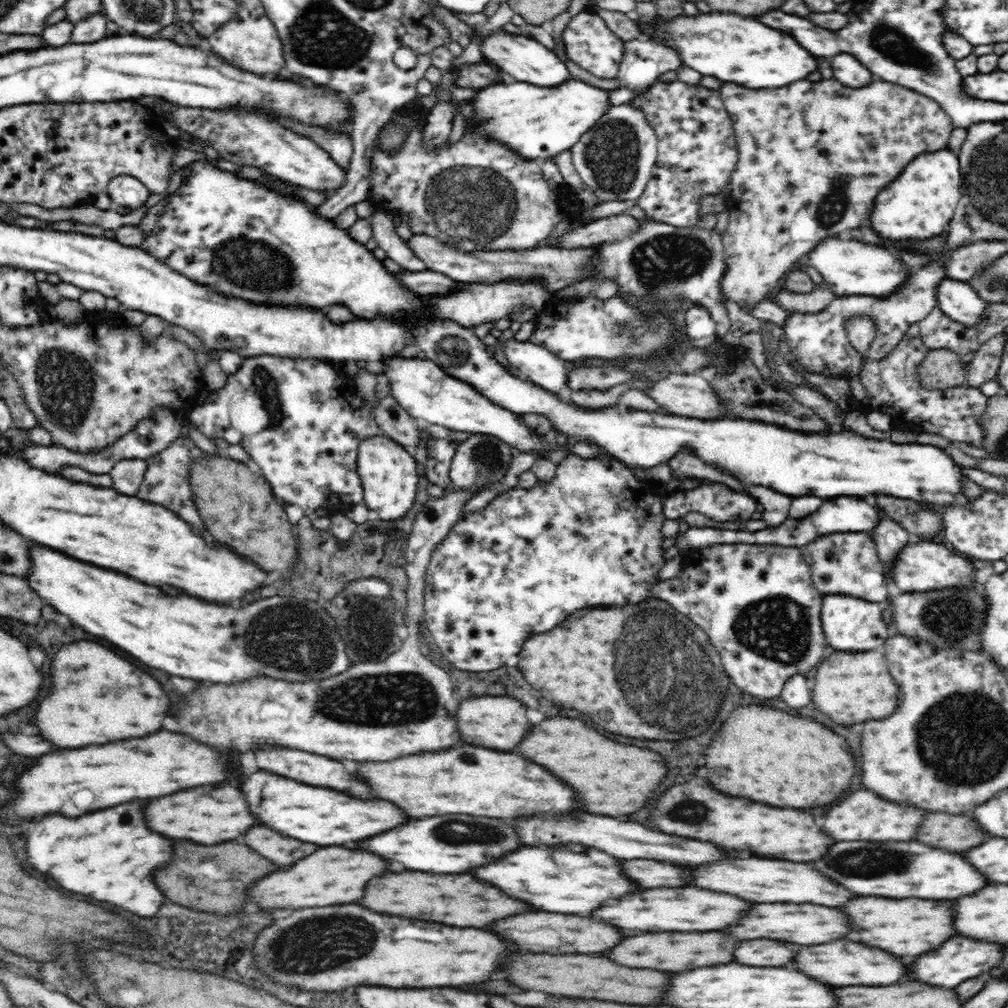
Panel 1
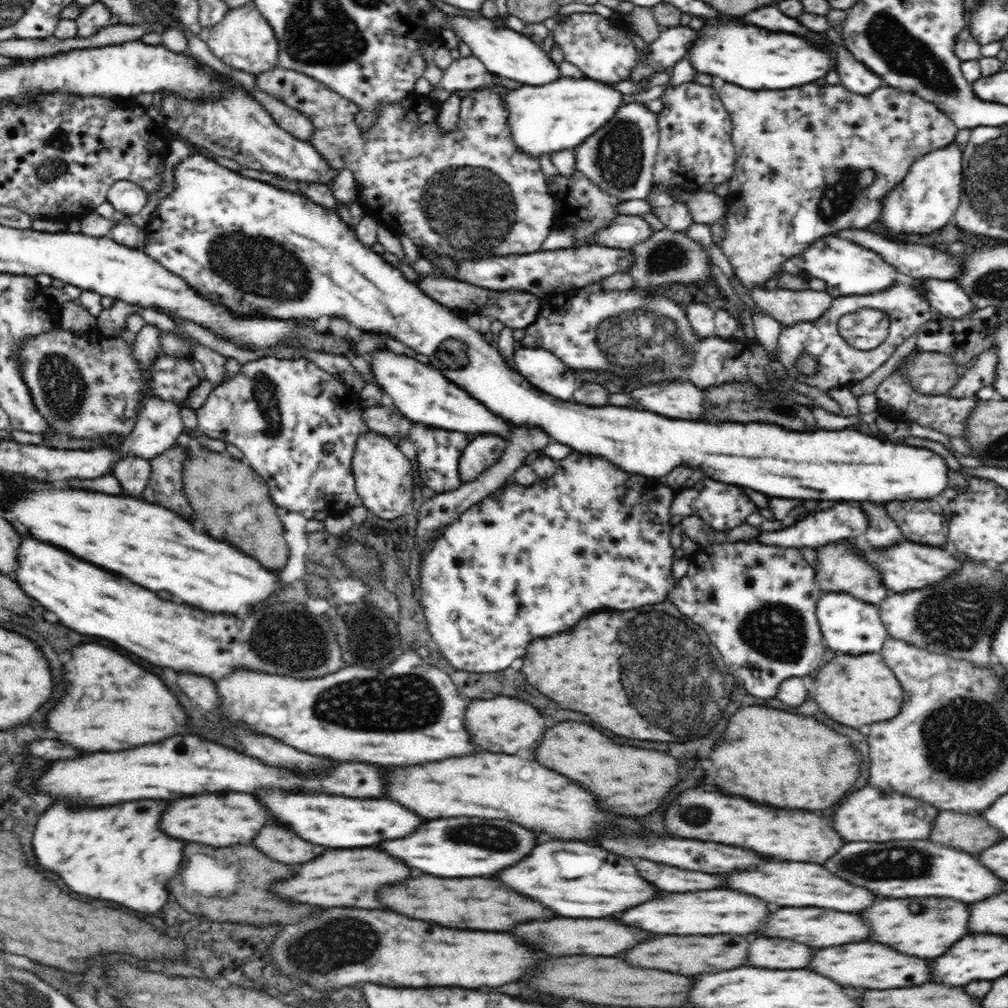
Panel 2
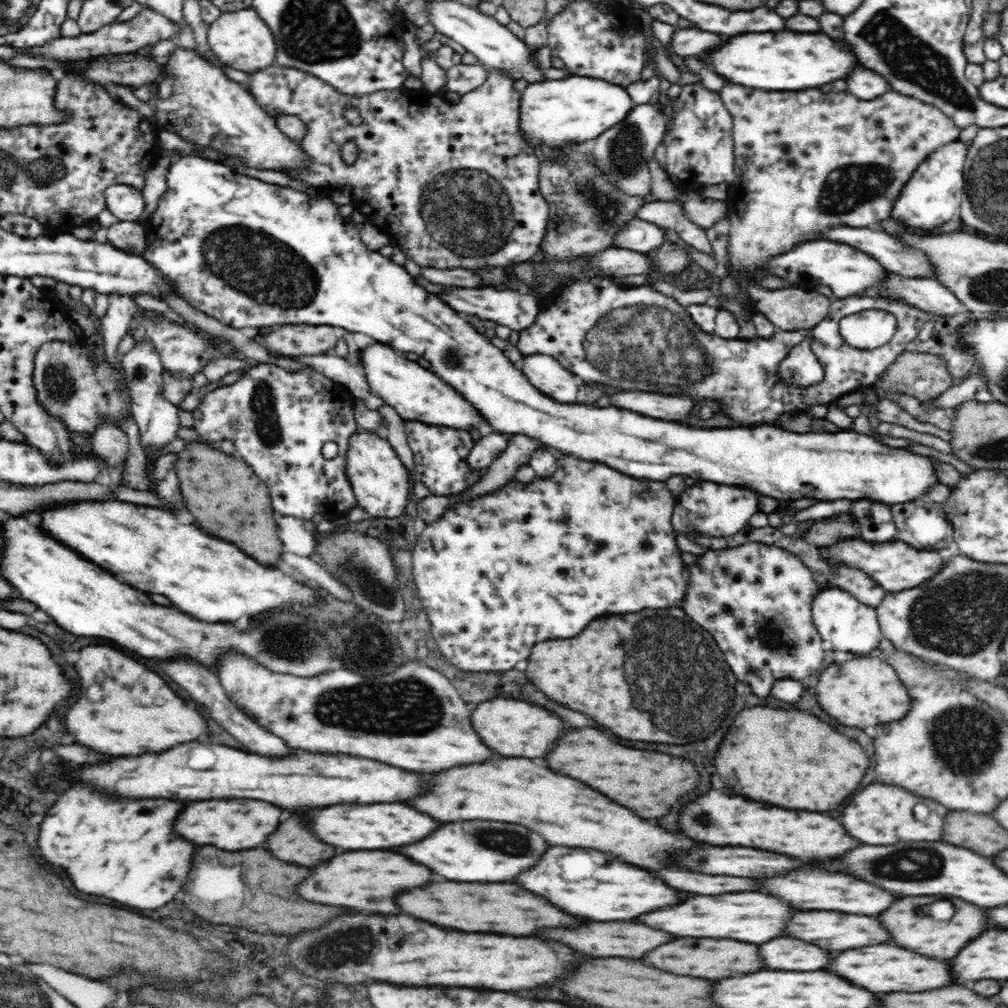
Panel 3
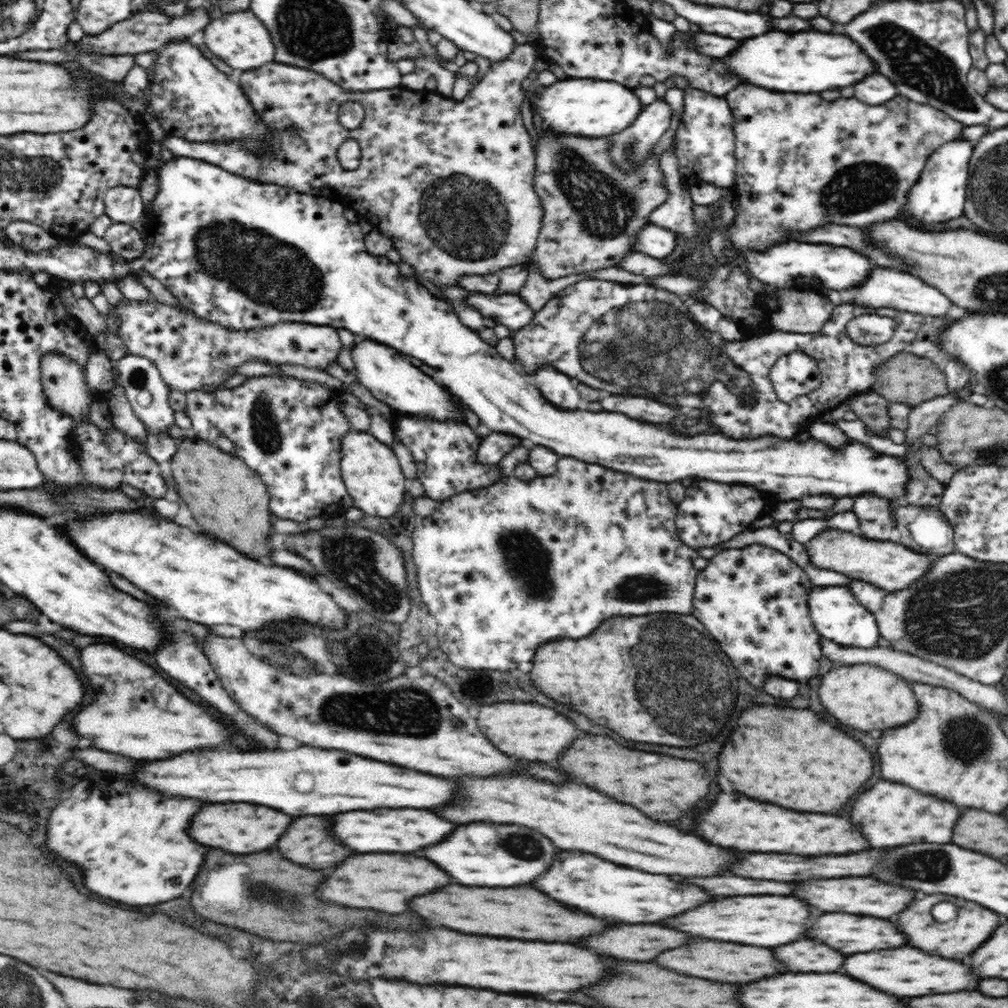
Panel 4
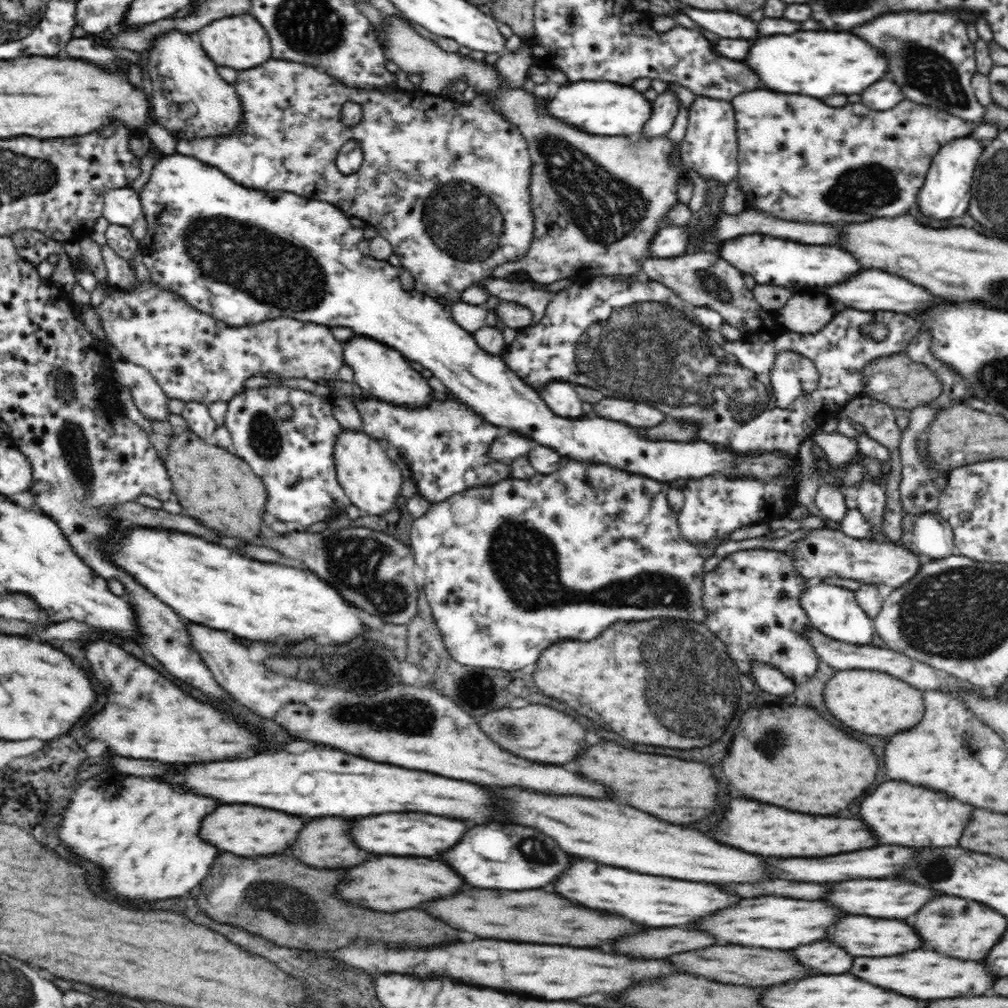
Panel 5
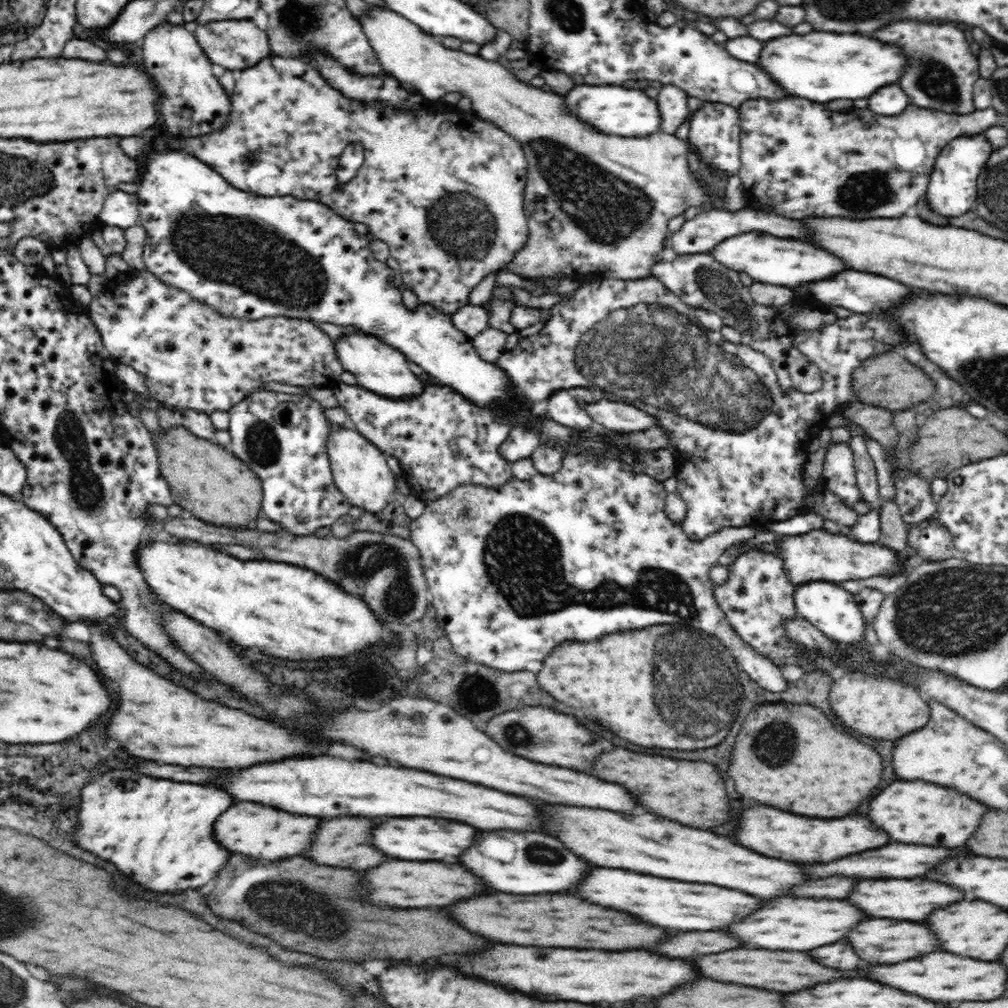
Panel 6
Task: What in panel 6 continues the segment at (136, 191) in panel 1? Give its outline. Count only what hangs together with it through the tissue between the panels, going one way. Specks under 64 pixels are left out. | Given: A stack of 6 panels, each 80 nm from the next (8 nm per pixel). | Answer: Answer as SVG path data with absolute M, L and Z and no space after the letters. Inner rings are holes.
M112 191L104 199L99 221L102 225L128 229L139 224L140 211L137 193Z

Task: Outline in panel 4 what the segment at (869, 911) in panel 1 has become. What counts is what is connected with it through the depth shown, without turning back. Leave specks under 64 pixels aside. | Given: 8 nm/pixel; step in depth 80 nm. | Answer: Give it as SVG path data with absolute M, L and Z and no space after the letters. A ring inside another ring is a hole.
M932 894L932 896L926 896L924 900L914 900L898 916L898 928L910 938L910 946L916 946L916 948L936 954L936 956L954 958L954 960L962 960L968 954L972 954L972 950L976 950L976 946L980 946L980 942L986 942L998 926L1000 926L1000 920L998 920L996 912L992 912L984 906L976 906L974 902L968 902L968 900L944 898L944 894ZM940 902L952 902L958 908L958 916L944 924L936 922L932 918L930 910L934 908L934 904L940 904Z

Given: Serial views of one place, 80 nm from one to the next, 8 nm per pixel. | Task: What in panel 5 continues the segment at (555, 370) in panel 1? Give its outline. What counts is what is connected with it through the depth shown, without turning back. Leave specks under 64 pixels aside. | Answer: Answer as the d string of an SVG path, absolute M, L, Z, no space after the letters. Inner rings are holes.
M550 380L540 390L543 401L558 415L576 417L576 414L586 414L582 408L583 400L576 394L572 382ZM574 414L574 416L570 416Z

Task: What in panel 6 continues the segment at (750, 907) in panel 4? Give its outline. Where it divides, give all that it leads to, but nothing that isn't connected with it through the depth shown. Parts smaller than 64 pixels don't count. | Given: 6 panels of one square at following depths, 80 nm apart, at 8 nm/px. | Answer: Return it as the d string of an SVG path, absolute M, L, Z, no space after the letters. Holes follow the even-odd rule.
M776 898L776 900L766 900L762 910L754 912L744 922L732 926L728 932L738 936L742 942L752 942L760 948L808 952L844 940L844 934L848 934L848 930L852 930L852 926L856 926L856 922L862 922L864 918L868 916L860 914L856 906L848 906L848 902L844 900Z

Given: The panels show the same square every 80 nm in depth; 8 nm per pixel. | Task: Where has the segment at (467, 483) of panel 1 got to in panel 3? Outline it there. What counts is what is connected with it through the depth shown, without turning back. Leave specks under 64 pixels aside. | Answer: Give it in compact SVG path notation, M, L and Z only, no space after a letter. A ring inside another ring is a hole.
M493 432L480 437L465 456L465 466L473 472L483 471L506 450L507 446L508 436L501 433Z

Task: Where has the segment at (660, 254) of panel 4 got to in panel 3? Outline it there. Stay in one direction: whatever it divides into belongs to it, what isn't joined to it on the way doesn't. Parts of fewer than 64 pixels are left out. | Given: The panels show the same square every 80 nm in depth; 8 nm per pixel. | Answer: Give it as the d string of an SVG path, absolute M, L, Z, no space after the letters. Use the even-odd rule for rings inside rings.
M635 219L628 223L624 231L619 231L615 237L615 247L634 250L646 254L658 248L665 238L665 230L650 222Z

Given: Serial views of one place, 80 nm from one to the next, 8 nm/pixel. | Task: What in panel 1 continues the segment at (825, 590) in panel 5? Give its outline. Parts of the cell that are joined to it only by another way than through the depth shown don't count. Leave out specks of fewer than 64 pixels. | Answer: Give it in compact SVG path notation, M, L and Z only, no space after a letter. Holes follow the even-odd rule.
M828 595L823 597L821 623L827 640L836 651L860 652L862 650L881 650L886 640L894 635L882 619L882 610L887 601L868 602L848 595Z

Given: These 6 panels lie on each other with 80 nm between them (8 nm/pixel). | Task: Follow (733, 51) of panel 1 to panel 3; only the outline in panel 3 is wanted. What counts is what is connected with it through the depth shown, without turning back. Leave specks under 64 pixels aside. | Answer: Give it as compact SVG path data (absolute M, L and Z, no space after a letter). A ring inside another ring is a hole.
M760 32L760 34L740 34L740 36L724 36L726 42L722 48L706 56L706 62L718 72L720 76L728 78L734 84L742 84L748 88L762 88L762 90L806 90L808 86L824 86L834 80L844 80L856 66L861 66L848 54L848 46L844 42L832 40L830 36L818 34L794 34L794 32Z

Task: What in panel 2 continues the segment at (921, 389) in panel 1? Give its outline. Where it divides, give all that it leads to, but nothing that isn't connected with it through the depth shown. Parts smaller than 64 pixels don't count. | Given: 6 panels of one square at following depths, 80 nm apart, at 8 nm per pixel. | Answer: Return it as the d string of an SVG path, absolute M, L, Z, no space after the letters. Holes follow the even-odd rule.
M915 348L911 354L904 359L904 362L896 368L896 370L885 379L876 389L875 395L878 402L882 402L884 408L881 408L882 414L892 418L896 423L916 422L920 426L926 426L947 434L948 436L956 436L956 438L966 438L967 436L967 418L971 416L971 412L980 402L976 393L968 398L952 398L947 394L926 395L922 394L911 386L910 378L907 378L906 370L912 358L916 358L921 351Z

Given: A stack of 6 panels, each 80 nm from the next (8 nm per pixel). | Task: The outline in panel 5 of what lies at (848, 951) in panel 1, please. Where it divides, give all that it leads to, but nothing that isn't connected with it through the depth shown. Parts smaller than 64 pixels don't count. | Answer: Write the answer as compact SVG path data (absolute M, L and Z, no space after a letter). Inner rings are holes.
M916 950L908 952L902 956L890 956L890 958L854 958L854 966L850 970L854 976L894 990L904 996L928 1000L928 998L960 998L960 994L986 994L992 990L996 978L988 978L984 974L984 966L980 962L966 962L966 960L956 960L948 958L942 954L936 954L934 950Z

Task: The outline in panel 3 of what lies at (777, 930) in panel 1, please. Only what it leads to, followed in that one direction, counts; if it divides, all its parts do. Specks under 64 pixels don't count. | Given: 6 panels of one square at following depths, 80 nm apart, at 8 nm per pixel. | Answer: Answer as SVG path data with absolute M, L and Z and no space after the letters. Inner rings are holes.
M810 910L798 912L788 922L788 934L810 944L816 944L824 950L848 950L848 946L878 946L884 944L884 934L880 934L880 926L876 926L876 918L858 916L858 914L840 914L828 910Z

